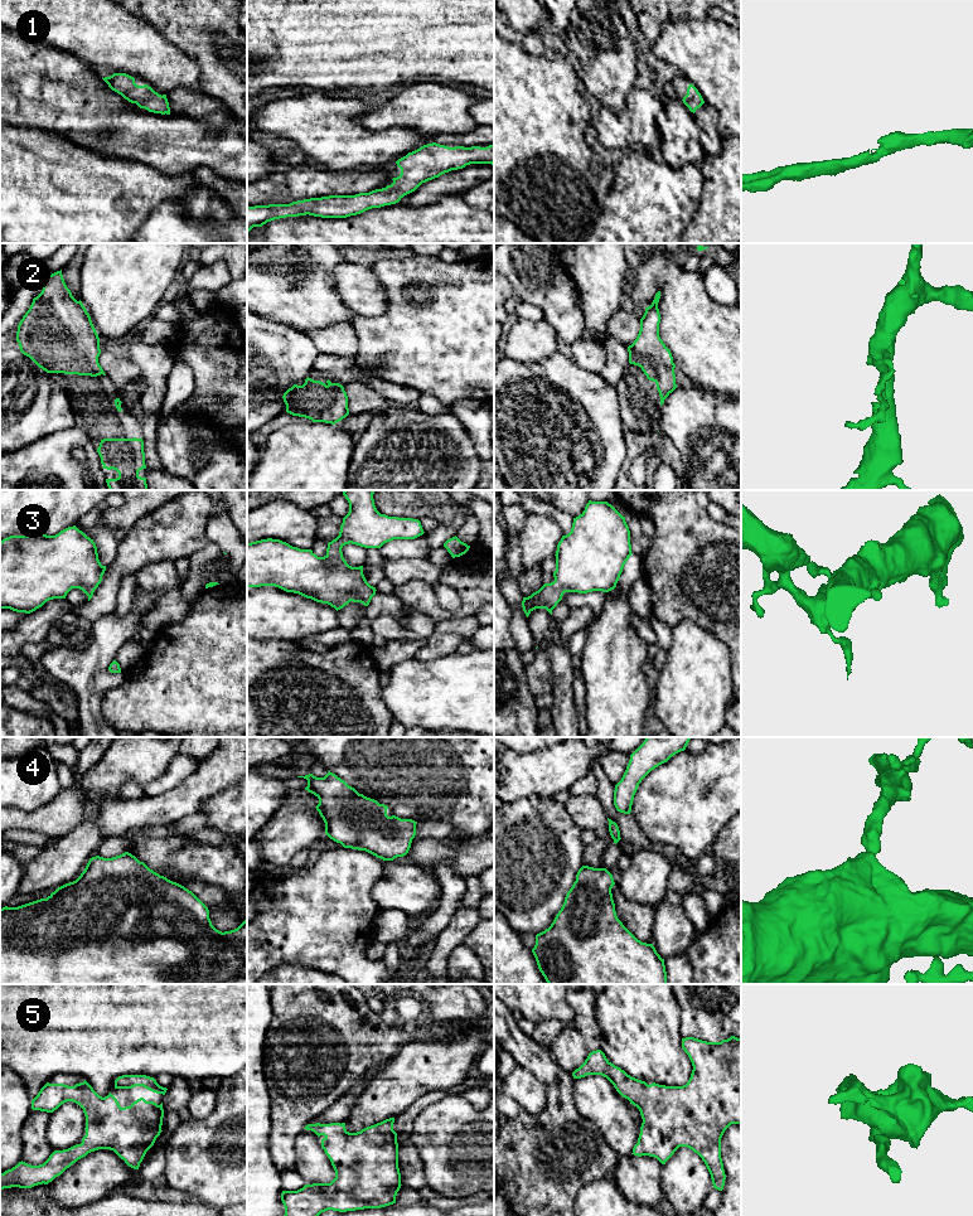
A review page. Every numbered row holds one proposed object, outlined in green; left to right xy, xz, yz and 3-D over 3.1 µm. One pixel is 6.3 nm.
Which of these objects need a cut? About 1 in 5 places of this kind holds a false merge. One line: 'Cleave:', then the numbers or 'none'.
Cleave: none

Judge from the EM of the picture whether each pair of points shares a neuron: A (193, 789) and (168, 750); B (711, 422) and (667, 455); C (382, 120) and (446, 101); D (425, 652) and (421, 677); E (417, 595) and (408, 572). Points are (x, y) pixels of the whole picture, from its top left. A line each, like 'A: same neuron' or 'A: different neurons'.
A: different neurons
B: different neurons
C: same neuron
D: different neurons
E: different neurons

